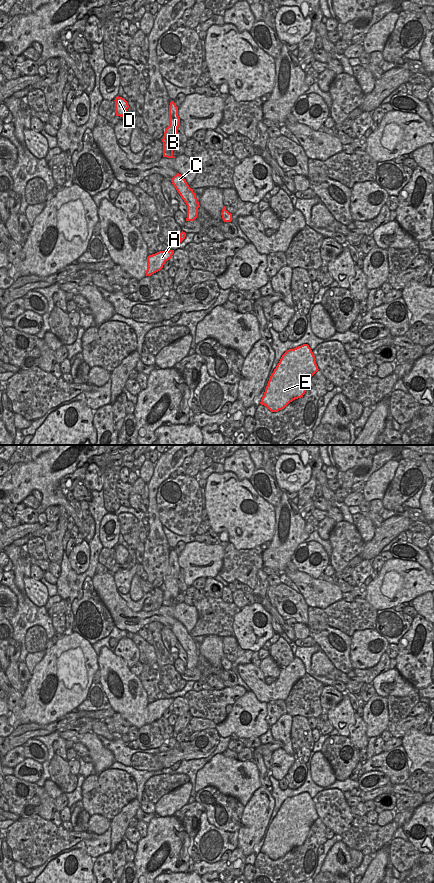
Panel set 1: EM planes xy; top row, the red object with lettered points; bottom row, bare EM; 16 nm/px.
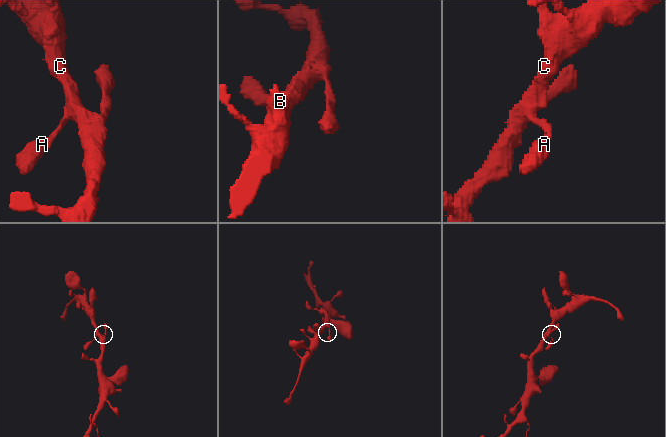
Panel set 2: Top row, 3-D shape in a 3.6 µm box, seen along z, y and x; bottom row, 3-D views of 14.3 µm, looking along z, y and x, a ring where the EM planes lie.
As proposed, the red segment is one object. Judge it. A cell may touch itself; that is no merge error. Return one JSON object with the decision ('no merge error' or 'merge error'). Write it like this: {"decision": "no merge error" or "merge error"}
{"decision": "no merge error"}

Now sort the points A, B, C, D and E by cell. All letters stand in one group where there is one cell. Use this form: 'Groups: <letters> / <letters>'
Groups: A B C D E

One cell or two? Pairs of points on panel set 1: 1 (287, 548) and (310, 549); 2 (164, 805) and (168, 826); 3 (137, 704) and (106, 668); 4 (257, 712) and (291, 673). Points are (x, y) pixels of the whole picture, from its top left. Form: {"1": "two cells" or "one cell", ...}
{"1": "two cells", "2": "two cells", "3": "one cell", "4": "two cells"}

